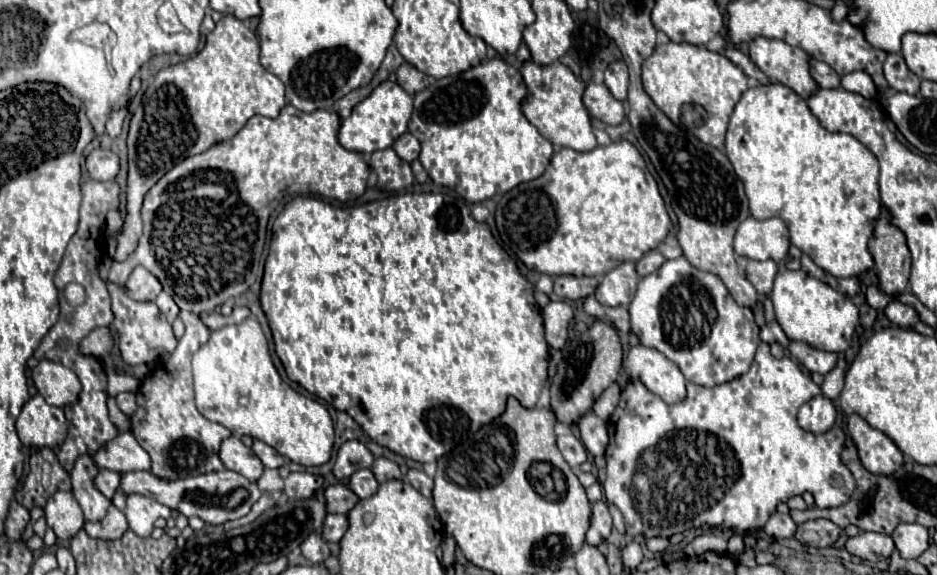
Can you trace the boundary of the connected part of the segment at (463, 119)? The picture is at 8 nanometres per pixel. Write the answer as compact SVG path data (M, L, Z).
M501 58L487 60L457 76L433 80L427 90L415 94L409 132L421 142L419 160L431 180L435 184L453 188L467 202L483 202L497 192L503 194L521 182L539 178L553 158L553 144L543 138L539 130L525 118L523 102L527 96L529 90L521 78L521 72Z

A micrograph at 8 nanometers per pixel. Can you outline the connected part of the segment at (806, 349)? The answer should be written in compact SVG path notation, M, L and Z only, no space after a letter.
M789 342L789 354L803 364L809 372L819 372L819 374L829 374L835 364L837 364L837 354L833 352L823 352L823 350L815 350L813 346L805 344L805 342Z

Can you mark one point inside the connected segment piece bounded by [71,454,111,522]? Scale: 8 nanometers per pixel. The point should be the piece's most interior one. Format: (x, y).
(93, 503)

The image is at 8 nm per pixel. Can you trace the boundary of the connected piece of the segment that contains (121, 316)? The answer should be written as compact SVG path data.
M107 284L109 286L109 294L111 294L111 302L113 302L113 330L119 334L119 350L123 356L123 362L129 366L135 364L147 364L153 362L157 356L161 356L163 352L173 352L177 346L177 338L173 334L171 324L167 324L159 312L159 308L153 302L135 302L125 294L125 288L119 288L115 284Z

